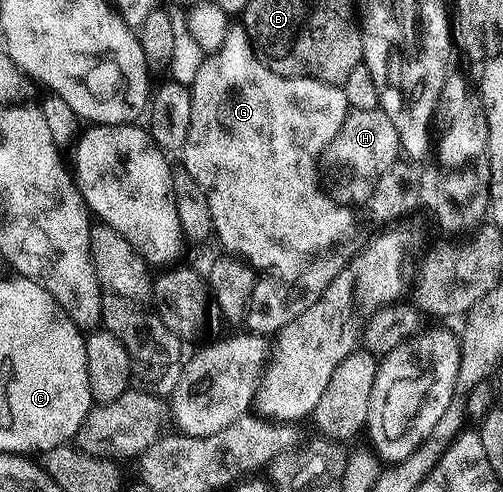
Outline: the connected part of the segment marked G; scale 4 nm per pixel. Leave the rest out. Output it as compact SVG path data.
M233 24L230 25L228 38L224 41L223 48L217 51L214 54L210 54L207 57L204 57L201 68L199 68L199 72L197 76L195 76L195 80L191 87L191 128L187 128L187 140L185 141L185 147L181 149L179 152L179 159L181 158L180 165L183 167L186 172L191 176L191 180L195 180L195 184L199 184L199 188L203 188L203 196L207 196L207 204L211 207L211 220L213 221L213 232L216 238L216 241L219 243L221 241L221 246L226 255L232 256L234 258L240 259L241 262L245 264L245 266L252 268L254 271L260 272L260 270L265 270L261 272L268 272L270 275L276 276L281 280L293 280L297 273L300 272L301 269L304 268L305 265L308 264L309 261L312 260L316 254L321 254L324 250L329 250L332 246L337 246L340 242L345 242L349 237L353 234L353 229L357 226L357 218L353 215L354 207L349 204L342 205L340 201L328 189L325 190L321 187L321 174L323 178L323 170L321 170L317 165L322 165L323 155L332 147L333 141L335 140L337 133L341 128L343 128L343 120L348 116L350 112L350 104L347 100L347 96L345 95L344 89L340 86L332 86L331 84L327 84L326 82L320 82L319 80L315 80L314 78L284 78L283 76L279 76L275 72L271 72L271 68L267 68L267 64L263 64L261 59L258 58L257 53L253 51L253 45L251 44L251 40L247 36L247 32L245 31L244 25L241 24Z

